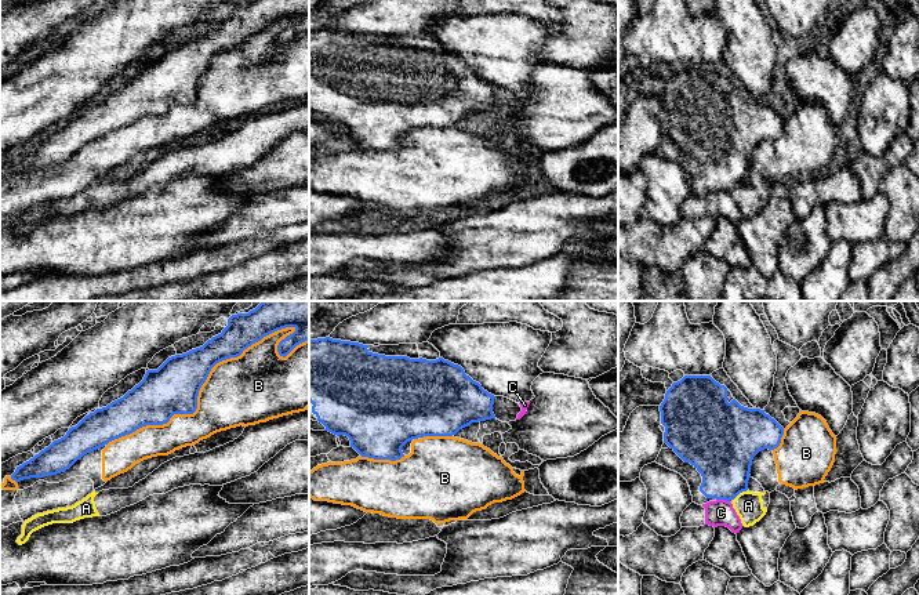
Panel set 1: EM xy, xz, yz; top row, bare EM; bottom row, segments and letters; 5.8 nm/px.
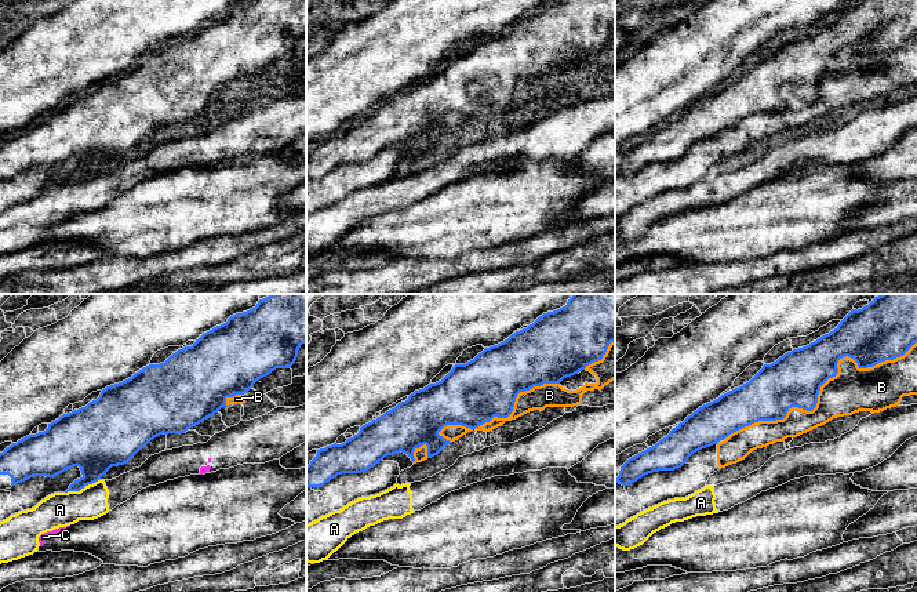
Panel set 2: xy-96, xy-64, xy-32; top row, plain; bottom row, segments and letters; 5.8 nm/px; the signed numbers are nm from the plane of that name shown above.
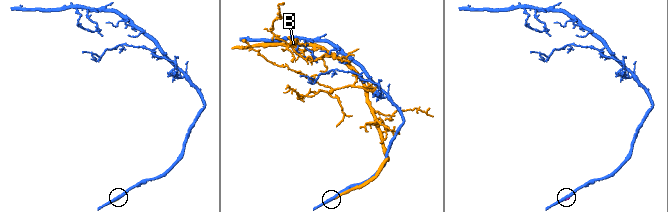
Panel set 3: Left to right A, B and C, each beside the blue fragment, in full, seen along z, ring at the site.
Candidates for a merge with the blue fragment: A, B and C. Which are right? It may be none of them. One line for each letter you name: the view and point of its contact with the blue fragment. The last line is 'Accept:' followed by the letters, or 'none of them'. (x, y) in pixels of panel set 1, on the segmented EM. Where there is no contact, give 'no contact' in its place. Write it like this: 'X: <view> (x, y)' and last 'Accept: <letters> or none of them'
Accept: none of them

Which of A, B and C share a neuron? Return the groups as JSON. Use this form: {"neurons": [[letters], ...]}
{"neurons": [["A", "C"], ["B"]]}

